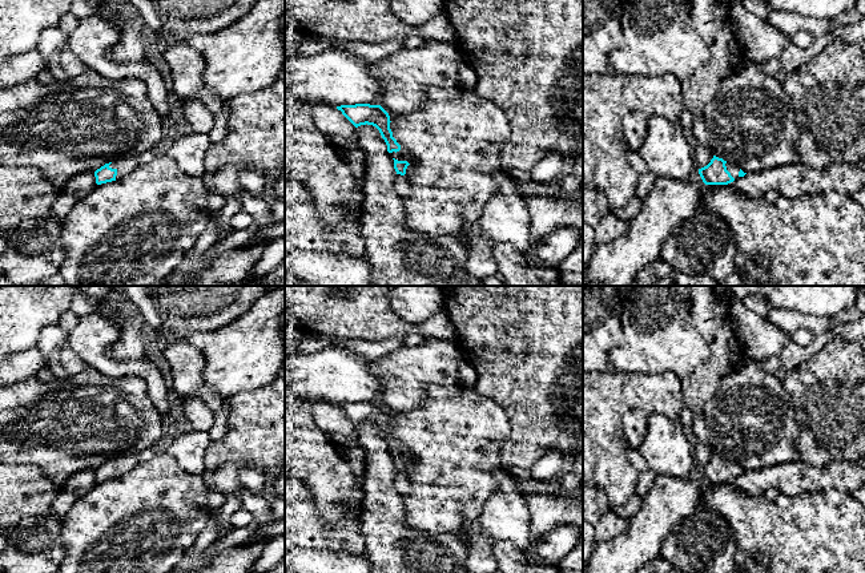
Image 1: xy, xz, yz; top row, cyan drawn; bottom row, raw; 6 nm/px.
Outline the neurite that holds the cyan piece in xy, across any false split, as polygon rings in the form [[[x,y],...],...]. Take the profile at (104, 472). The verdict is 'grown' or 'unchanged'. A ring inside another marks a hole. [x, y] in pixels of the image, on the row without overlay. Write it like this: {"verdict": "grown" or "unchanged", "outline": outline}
{"verdict": "grown", "outline": [[[126,455],[109,461],[105,461],[94,469],[96,481],[106,481],[116,477],[121,477],[132,469],[140,467],[142,463],[137,455]]]}

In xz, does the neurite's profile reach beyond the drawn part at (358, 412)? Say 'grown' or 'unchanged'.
grown

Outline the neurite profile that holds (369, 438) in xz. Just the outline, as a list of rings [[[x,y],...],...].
[[[361,423],[355,425],[354,436],[369,455],[362,484],[362,534],[373,573],[470,573],[466,568],[468,549],[460,538],[450,533],[427,536],[406,525],[403,495],[394,487],[394,457],[379,428],[373,423]]]

